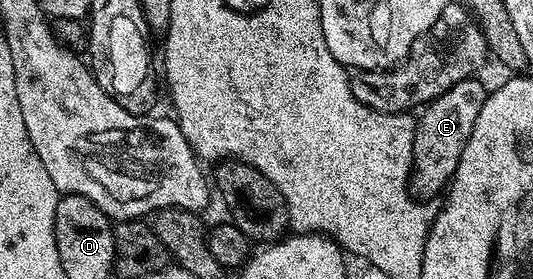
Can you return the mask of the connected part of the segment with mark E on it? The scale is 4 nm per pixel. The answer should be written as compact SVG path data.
M468 79L449 87L449 91L427 103L418 114L409 182L416 198L431 199L427 197L435 197L439 192L440 196L450 186L459 166L461 151L465 151L469 135L473 135L473 123L477 123L477 115L481 115L488 92L488 86L483 86L479 79Z

